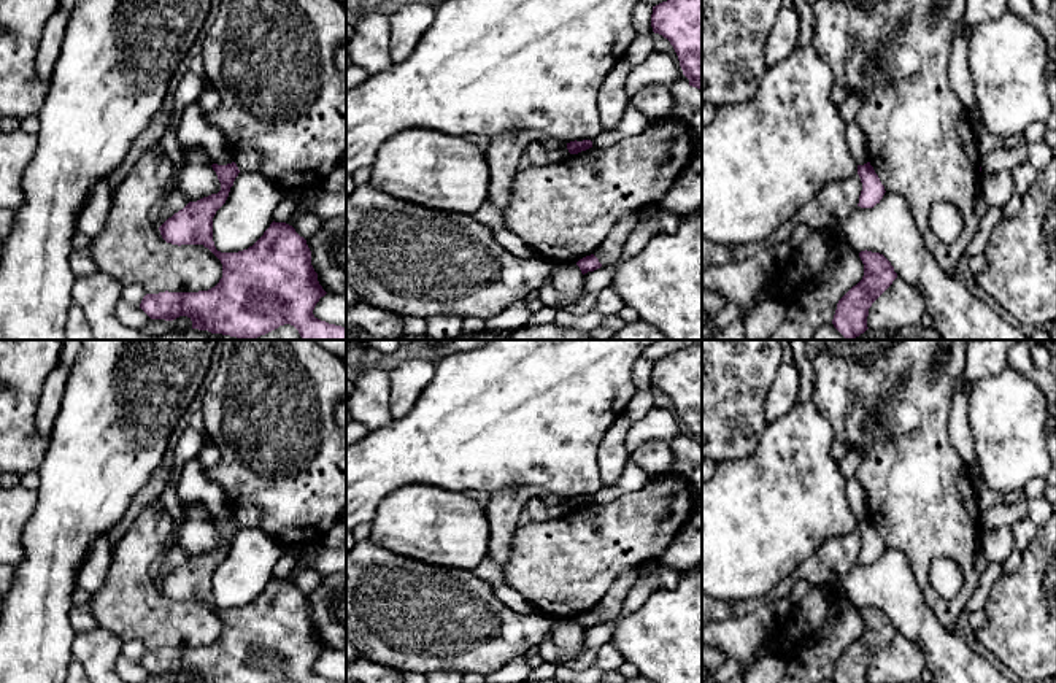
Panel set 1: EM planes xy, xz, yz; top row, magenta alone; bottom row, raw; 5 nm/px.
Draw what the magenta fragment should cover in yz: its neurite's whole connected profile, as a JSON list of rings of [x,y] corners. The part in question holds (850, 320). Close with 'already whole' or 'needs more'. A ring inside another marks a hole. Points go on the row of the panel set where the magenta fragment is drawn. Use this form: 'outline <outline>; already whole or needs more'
outline [[[865,249],[859,253],[859,257],[864,264],[864,276],[838,300],[832,319],[834,327],[846,340],[869,329],[869,308],[897,278],[894,267],[883,254]]]; already whole

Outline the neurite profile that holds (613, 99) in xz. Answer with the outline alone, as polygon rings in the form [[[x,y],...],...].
[[[622,57],[611,68],[599,91],[597,110],[600,114],[602,133],[607,133],[619,125],[624,110],[630,103],[630,97],[626,91],[626,79],[630,68],[630,64],[626,57]]]

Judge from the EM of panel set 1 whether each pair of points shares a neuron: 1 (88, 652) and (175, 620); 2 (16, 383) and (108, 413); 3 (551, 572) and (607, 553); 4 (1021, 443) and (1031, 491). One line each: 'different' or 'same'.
1: different
2: different
3: same
4: different

